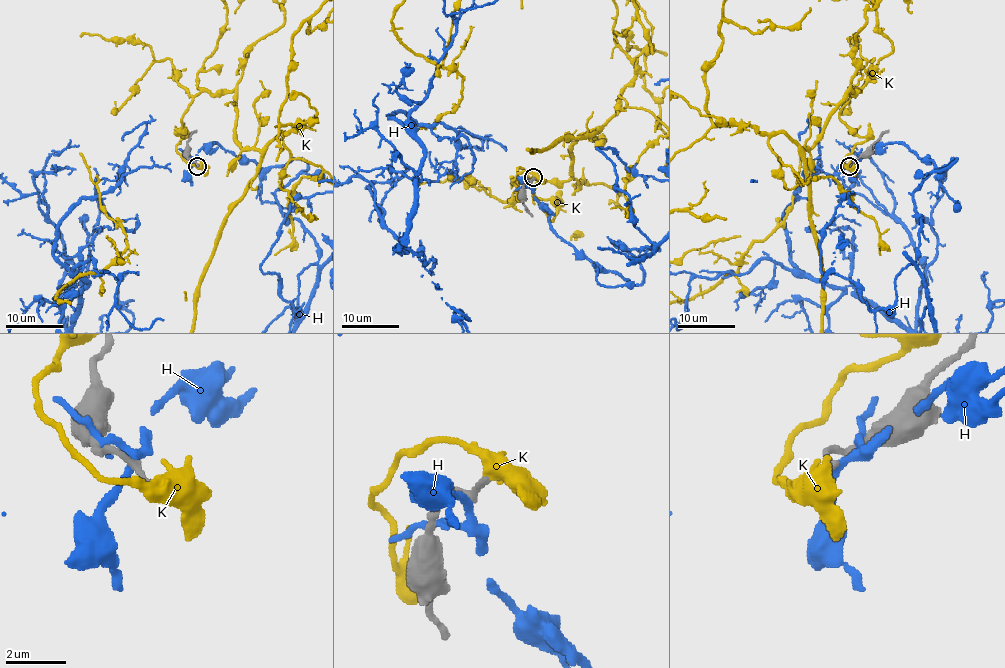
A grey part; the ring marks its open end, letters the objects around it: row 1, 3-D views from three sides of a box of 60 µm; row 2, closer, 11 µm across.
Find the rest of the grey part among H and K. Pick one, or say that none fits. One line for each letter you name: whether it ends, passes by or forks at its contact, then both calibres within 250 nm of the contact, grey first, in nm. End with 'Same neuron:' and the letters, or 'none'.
Same neuron: none

